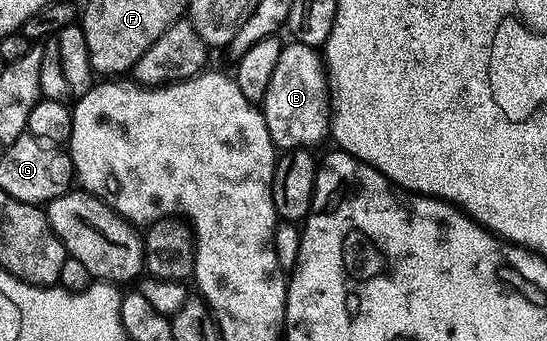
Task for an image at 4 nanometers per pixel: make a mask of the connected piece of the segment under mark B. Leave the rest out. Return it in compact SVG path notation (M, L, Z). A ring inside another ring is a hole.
M289 42L282 47L271 86L263 101L265 125L278 149L305 148L317 144L331 132L331 81L316 47Z

